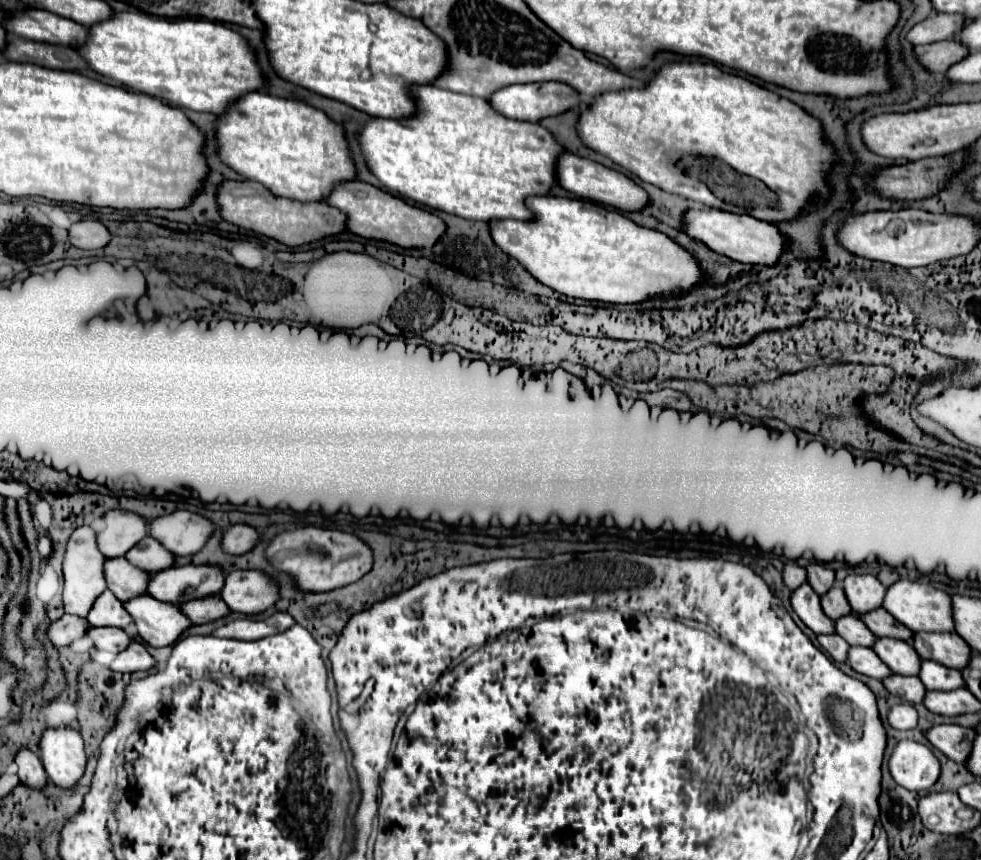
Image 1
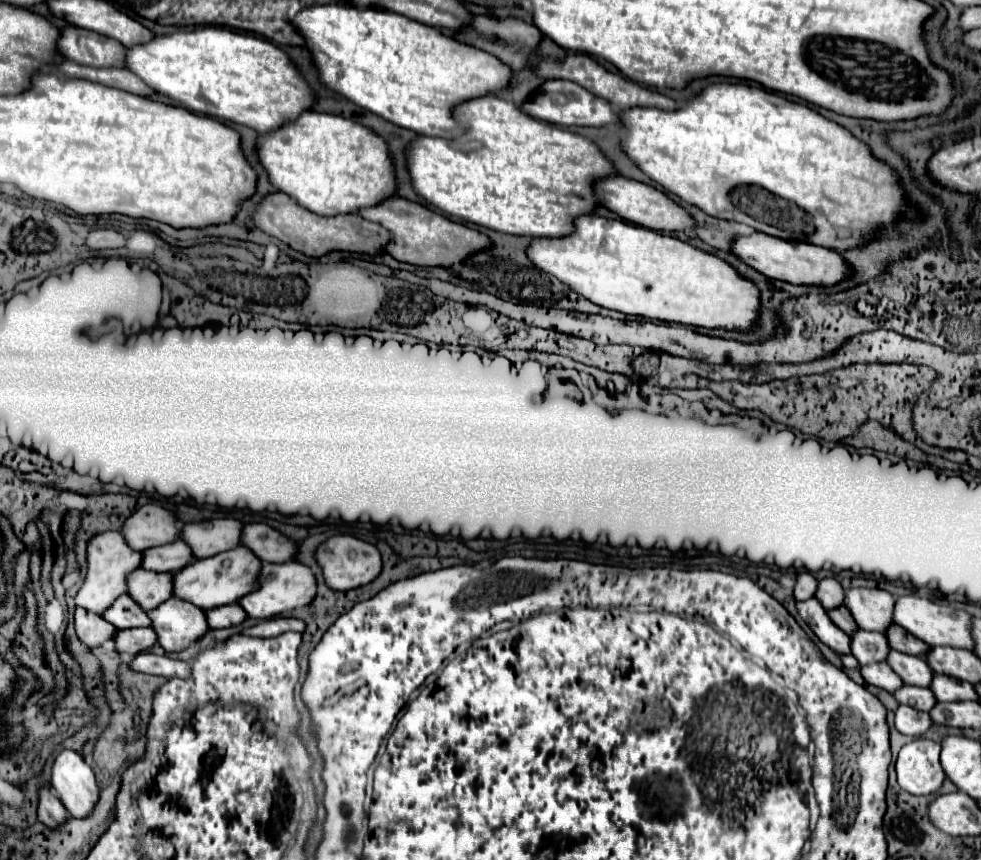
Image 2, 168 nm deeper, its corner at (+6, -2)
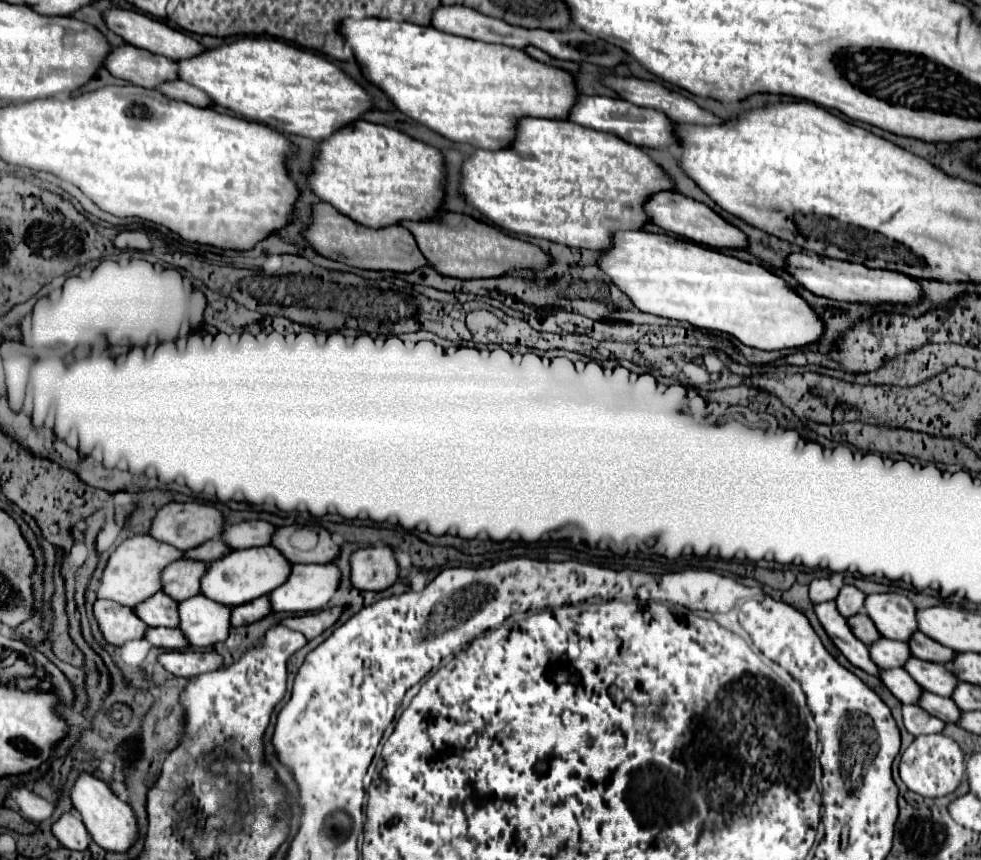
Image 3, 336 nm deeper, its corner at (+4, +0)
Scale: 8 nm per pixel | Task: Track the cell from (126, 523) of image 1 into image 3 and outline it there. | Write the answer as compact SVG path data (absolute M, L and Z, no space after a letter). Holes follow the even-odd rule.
M185 502L185 504L165 504L163 508L157 510L153 522L151 522L151 538L165 542L177 550L187 550L187 548L195 548L195 544L201 544L203 540L211 540L217 538L219 532L223 530L223 520L221 520L221 512L213 506L207 504L197 504L197 502Z

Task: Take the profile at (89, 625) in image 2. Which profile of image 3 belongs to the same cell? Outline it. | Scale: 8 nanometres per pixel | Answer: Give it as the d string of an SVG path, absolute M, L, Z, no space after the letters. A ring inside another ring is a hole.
M97 600L93 604L93 616L99 624L103 638L113 646L121 646L127 640L143 638L143 632L147 628L133 614L131 608L123 608L111 600Z

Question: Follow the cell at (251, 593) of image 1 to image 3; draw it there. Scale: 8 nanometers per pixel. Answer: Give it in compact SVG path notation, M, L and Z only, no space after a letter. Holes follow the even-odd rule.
M293 564L285 584L267 594L273 612L315 612L327 606L339 586L339 570L333 564Z

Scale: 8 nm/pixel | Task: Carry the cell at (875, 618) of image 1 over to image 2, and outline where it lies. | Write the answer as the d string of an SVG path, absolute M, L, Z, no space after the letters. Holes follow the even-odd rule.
M893 624L889 626L887 630L887 640L889 640L889 646L897 652L903 652L903 654L911 654L911 656L925 656L925 650L929 650L929 644L921 642L919 638L915 638L913 634L905 632L901 626Z

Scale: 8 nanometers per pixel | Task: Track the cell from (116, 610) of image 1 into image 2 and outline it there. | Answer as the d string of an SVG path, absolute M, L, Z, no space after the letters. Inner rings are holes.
M129 596L117 598L115 604L103 614L103 618L107 622L111 622L113 626L117 626L119 630L151 626L147 612L137 602L133 602L133 598L129 598Z

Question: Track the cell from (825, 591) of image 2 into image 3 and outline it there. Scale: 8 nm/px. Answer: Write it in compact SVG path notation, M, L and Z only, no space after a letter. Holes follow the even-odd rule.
M843 584L837 598L835 598L835 604L837 604L839 614L847 618L847 616L853 616L853 614L861 612L863 600L865 600L865 594L861 590L857 590L855 586Z

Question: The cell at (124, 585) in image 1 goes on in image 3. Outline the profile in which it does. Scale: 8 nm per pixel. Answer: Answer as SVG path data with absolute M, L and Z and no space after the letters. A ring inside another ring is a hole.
M193 560L171 562L161 572L161 592L177 602L183 602L199 594L199 576L203 576L207 564Z

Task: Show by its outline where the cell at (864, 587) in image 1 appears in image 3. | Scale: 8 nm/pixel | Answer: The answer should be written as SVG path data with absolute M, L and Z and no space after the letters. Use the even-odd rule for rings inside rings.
M893 592L869 594L865 598L863 610L873 620L883 638L907 642L907 636L917 630L915 606L907 596Z

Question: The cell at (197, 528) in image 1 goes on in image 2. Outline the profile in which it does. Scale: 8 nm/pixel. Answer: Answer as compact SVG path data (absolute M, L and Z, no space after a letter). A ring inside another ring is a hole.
M235 518L193 522L181 528L181 538L191 546L195 558L209 558L241 544L243 524Z

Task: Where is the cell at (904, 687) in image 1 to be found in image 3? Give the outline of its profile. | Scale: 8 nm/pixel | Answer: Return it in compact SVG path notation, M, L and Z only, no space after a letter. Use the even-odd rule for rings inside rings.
M923 690L917 700L917 706L925 708L925 712L929 712L931 716L937 716L943 722L957 722L959 720L959 708L951 698L941 698L933 692Z

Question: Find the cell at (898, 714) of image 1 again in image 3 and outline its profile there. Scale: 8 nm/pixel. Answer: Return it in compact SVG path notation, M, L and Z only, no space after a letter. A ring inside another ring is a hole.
M915 704L903 706L903 724L905 724L907 732L911 732L913 736L935 734L935 732L941 732L945 726L943 720L927 714L923 708L919 708Z

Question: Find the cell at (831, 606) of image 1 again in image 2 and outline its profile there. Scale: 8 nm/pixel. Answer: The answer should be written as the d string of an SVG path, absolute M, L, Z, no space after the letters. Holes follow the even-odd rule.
M839 606L839 608L835 608L835 610L829 610L829 618L831 618L843 632L847 632L849 636L853 634L853 630L859 628L857 622L853 622L853 616L849 614L849 610L847 610L845 606Z

